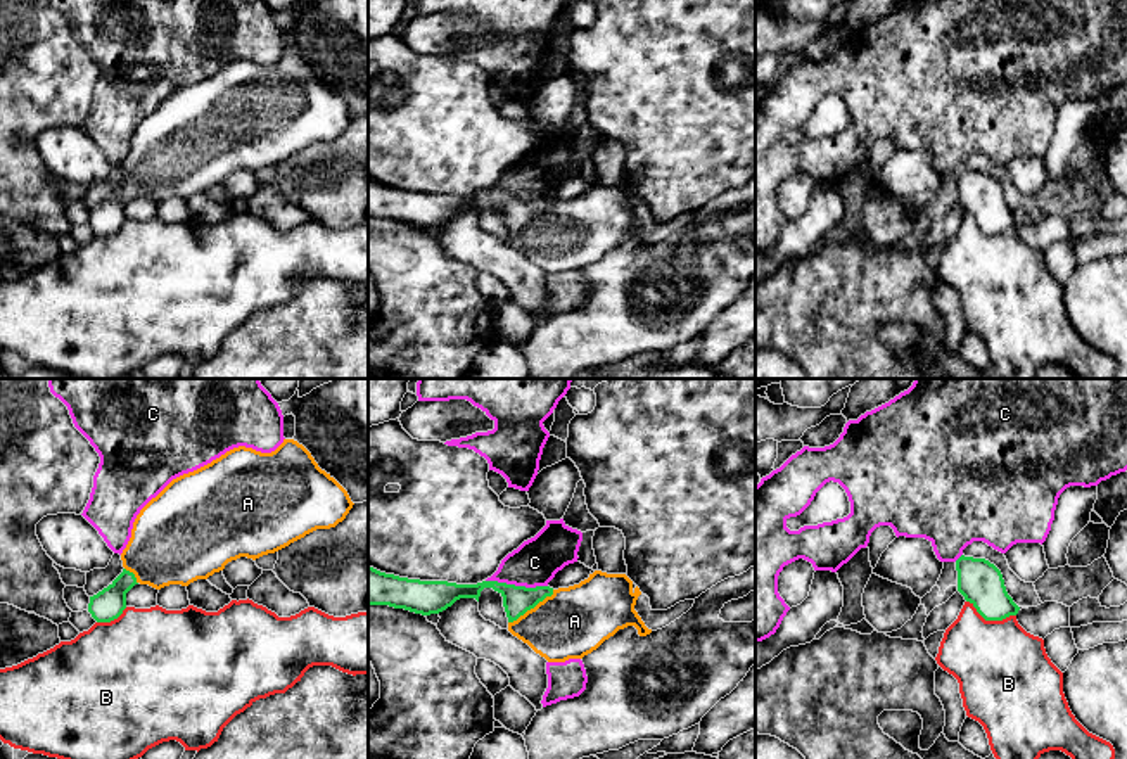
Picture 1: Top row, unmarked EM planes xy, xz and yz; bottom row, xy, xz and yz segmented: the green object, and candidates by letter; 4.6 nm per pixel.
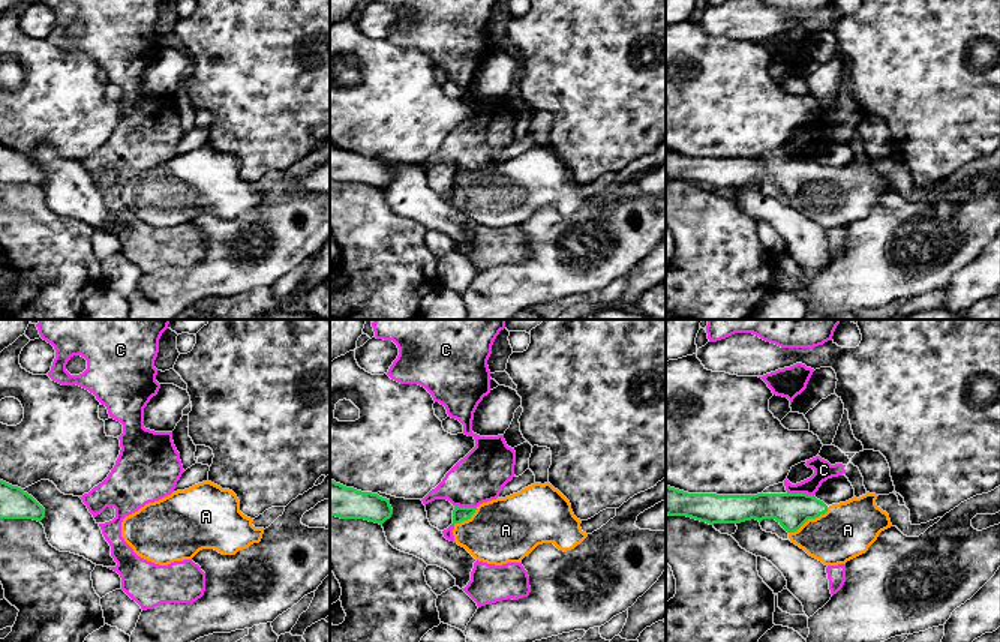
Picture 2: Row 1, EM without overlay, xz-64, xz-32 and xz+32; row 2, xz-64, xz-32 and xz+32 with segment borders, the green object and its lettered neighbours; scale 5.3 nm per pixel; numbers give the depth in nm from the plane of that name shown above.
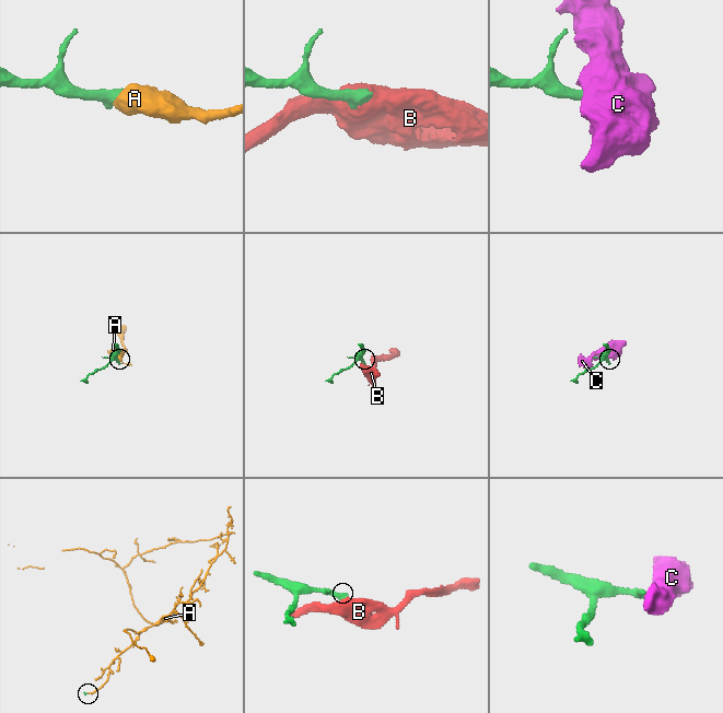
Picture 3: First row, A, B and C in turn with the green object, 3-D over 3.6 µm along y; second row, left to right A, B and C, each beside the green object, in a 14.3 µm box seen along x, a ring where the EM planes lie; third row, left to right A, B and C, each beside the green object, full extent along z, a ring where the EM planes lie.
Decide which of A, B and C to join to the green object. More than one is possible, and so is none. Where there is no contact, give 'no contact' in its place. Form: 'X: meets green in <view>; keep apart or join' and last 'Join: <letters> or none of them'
A: meets green in xz; join
B: meets green in yz; keep apart
C: meets green in xz; keep apart
Join: A

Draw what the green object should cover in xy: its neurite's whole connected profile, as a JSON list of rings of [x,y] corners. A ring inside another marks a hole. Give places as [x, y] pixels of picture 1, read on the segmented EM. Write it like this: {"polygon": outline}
{"polygon": [[[294,439],[271,453],[239,446],[211,463],[173,479],[137,515],[131,538],[121,553],[123,572],[102,591],[90,596],[88,612],[97,622],[111,622],[126,609],[126,593],[135,584],[149,584],[161,590],[169,584],[188,586],[197,579],[207,579],[214,572],[240,557],[259,558],[275,553],[316,529],[330,529],[346,519],[353,508],[347,491],[318,467],[311,453]]]}

